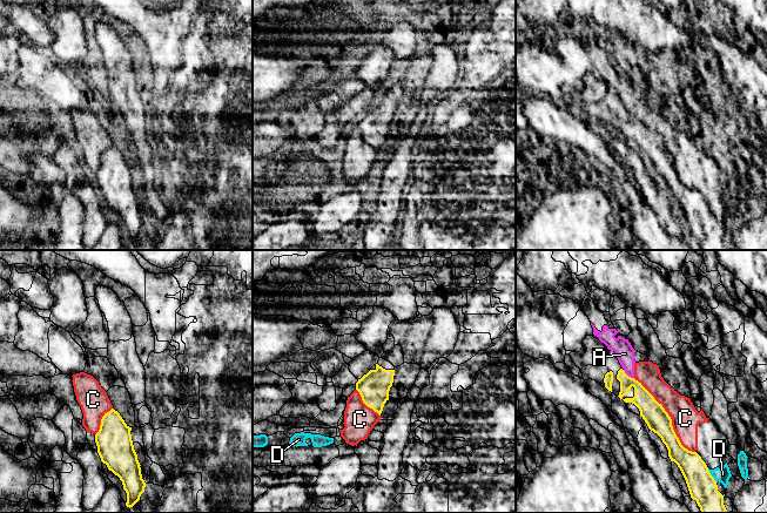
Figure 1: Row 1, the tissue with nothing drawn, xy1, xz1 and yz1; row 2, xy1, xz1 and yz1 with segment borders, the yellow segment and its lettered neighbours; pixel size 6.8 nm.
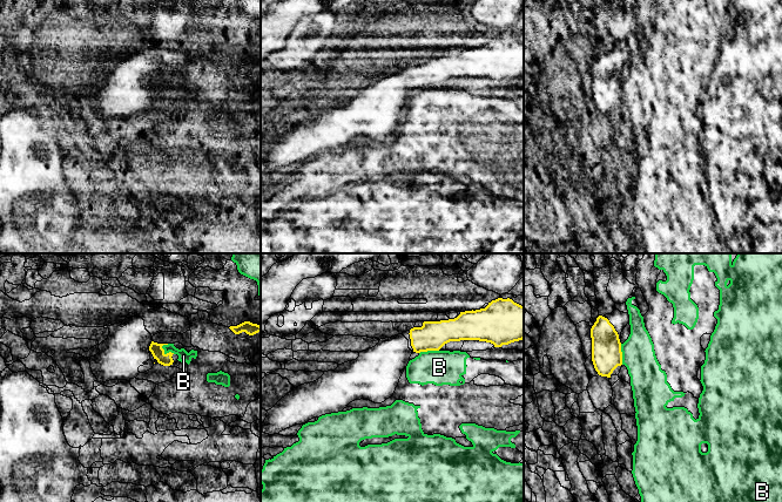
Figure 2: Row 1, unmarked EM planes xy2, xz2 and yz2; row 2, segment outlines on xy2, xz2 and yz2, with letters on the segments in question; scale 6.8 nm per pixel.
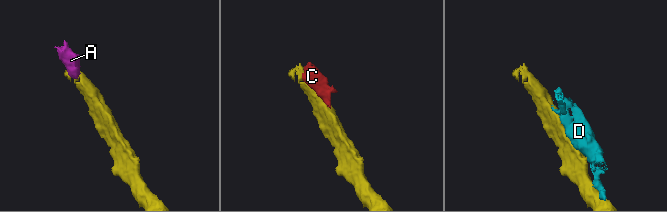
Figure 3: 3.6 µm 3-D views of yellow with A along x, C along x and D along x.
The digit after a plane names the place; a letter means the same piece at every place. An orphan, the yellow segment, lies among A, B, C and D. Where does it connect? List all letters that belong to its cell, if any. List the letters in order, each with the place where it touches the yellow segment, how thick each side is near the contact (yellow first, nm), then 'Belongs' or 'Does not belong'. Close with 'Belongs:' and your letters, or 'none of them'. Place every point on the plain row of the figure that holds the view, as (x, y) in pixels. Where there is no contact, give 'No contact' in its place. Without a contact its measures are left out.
A: Touches yellow at yz1 (627, 113). Thickness 140 nm (yellow) against 130 nm. Does not belong
B: Touches yellow at xy2 (167, 90). Thickness 90 nm (yellow) against 80 nm. Does not belong
C: Touches yellow at yz1 (670, 154). Thickness 160 nm (yellow) against 190 nm. Does not belong
D: Touches yellow at yz1 (711, 213). Thickness 200 nm (yellow) against 100 nm. Does not belong
Belongs: none of them

